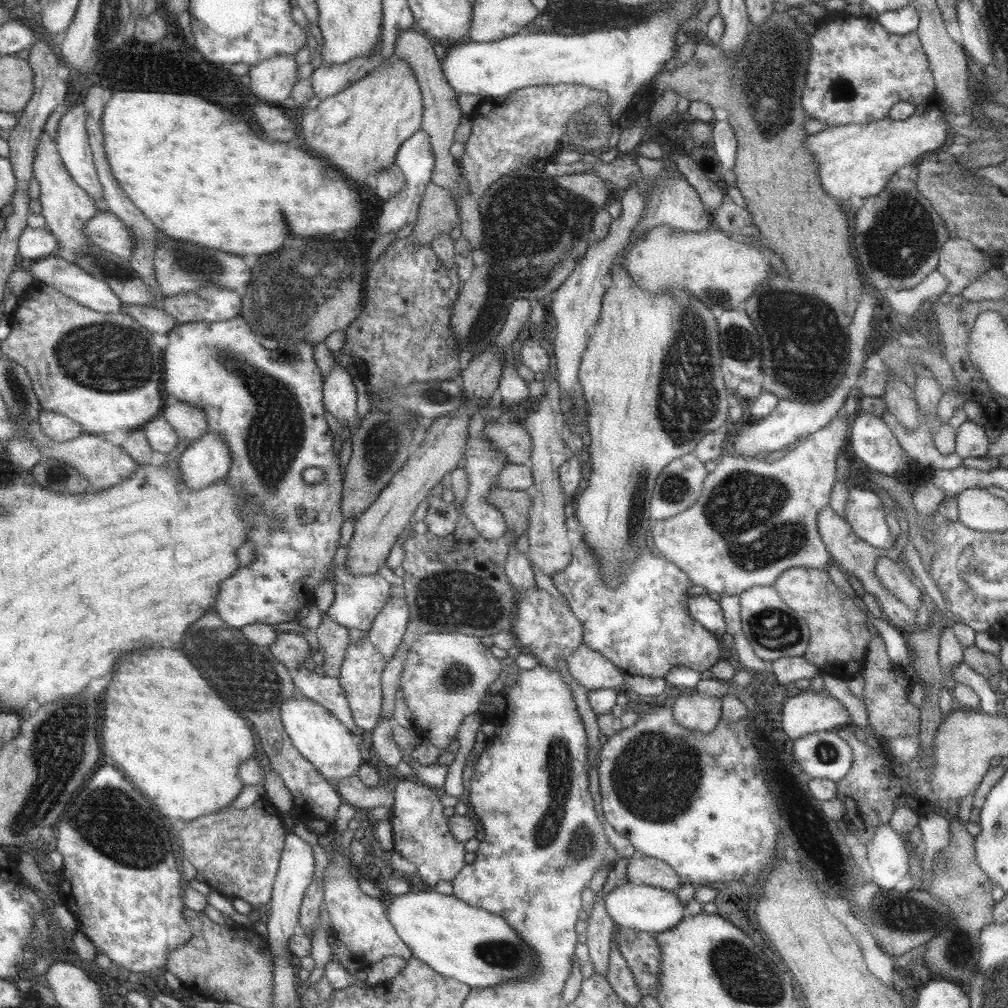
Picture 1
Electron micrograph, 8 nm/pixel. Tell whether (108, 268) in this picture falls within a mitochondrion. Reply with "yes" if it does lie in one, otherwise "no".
yes

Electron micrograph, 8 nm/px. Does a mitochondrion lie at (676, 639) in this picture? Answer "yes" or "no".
no

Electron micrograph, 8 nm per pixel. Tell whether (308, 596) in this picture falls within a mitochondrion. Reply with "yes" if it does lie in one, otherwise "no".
no

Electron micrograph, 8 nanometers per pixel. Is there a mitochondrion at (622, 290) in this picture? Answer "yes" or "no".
no

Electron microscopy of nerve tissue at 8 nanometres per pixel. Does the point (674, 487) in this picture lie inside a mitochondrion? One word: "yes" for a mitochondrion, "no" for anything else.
yes

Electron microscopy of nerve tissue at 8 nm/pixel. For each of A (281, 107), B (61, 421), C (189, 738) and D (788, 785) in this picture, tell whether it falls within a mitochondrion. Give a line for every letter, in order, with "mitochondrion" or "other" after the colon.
A: other
B: other
C: other
D: other

